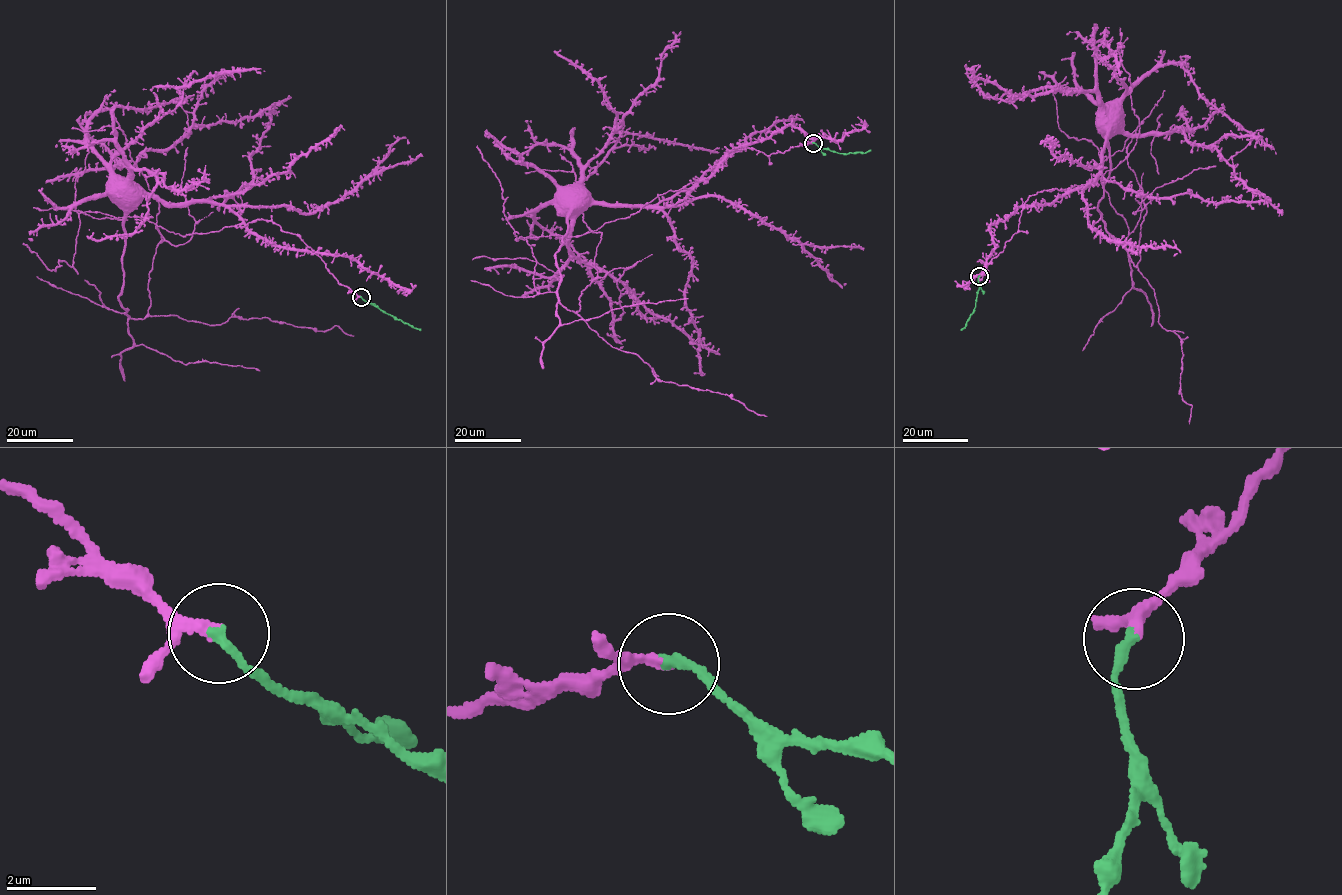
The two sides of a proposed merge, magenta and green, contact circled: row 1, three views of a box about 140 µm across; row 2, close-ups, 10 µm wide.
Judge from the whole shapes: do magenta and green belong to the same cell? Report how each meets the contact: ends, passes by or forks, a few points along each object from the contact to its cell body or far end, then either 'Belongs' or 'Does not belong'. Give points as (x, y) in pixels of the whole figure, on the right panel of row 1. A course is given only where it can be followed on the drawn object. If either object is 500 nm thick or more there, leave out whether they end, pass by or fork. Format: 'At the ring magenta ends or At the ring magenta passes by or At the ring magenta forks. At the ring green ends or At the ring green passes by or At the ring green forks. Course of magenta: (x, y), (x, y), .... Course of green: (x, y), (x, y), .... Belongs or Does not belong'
At the ring magenta passes by. At the ring green ends. Course of magenta: (979, 276), (1027, 198), (1093, 180), (1109, 132), (1098, 211), (1137, 265), (1127, 38). Course of green: (979, 276), (975, 309), (965, 327), (960, 330). Belongs

